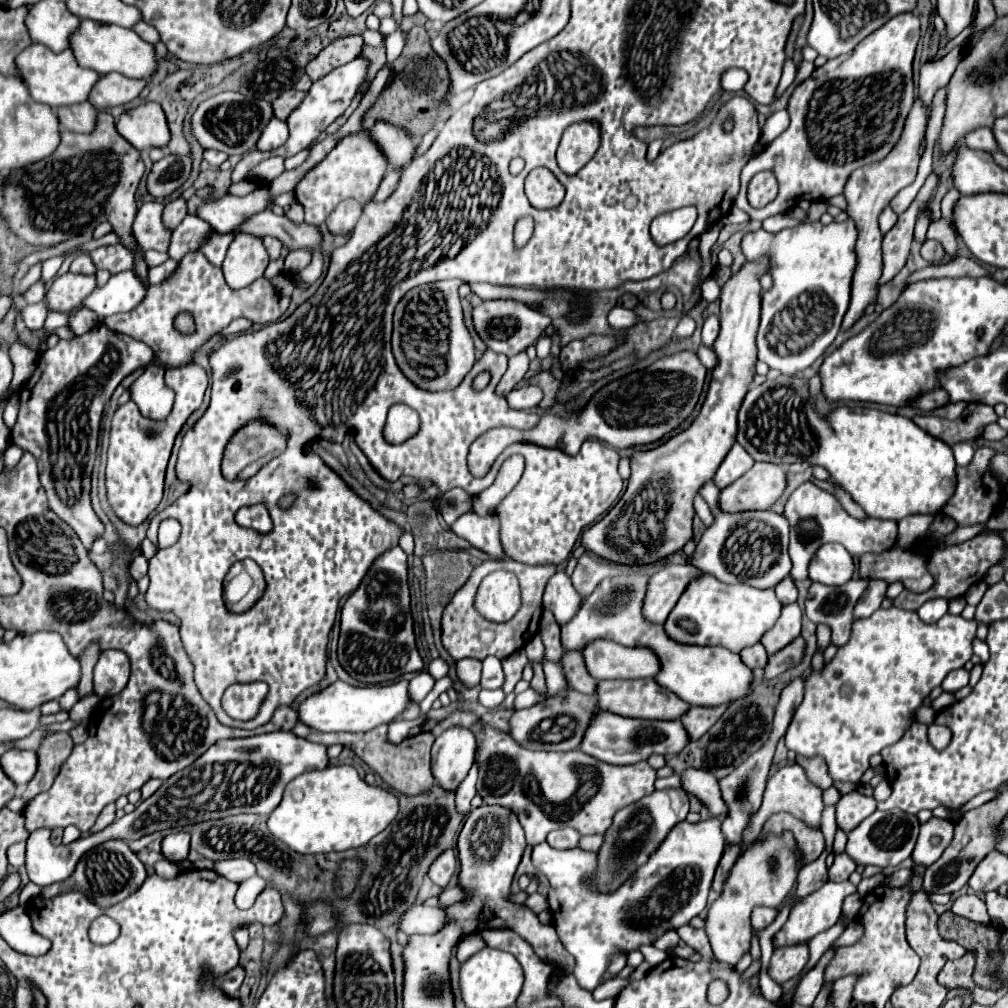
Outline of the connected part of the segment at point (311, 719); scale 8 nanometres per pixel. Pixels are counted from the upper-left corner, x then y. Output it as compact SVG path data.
M400 680L388 686L368 686L358 688L346 682L332 682L328 688L308 696L298 706L298 720L312 730L320 732L368 732L378 724L392 722L404 708L410 704L408 700L408 682Z

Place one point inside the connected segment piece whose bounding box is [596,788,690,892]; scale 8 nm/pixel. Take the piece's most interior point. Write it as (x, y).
(637, 830)

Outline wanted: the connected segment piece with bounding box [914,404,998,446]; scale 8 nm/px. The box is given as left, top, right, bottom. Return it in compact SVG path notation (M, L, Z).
M968 404L964 414L958 420L944 420L936 416L916 416L914 422L926 430L928 434L944 440L948 446L958 442L974 442L982 432L984 426L996 422L996 412L986 404Z

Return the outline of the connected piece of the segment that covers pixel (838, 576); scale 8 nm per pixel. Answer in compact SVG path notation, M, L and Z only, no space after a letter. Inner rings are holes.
M822 544L810 560L808 576L812 582L840 586L854 574L854 560L842 544Z

